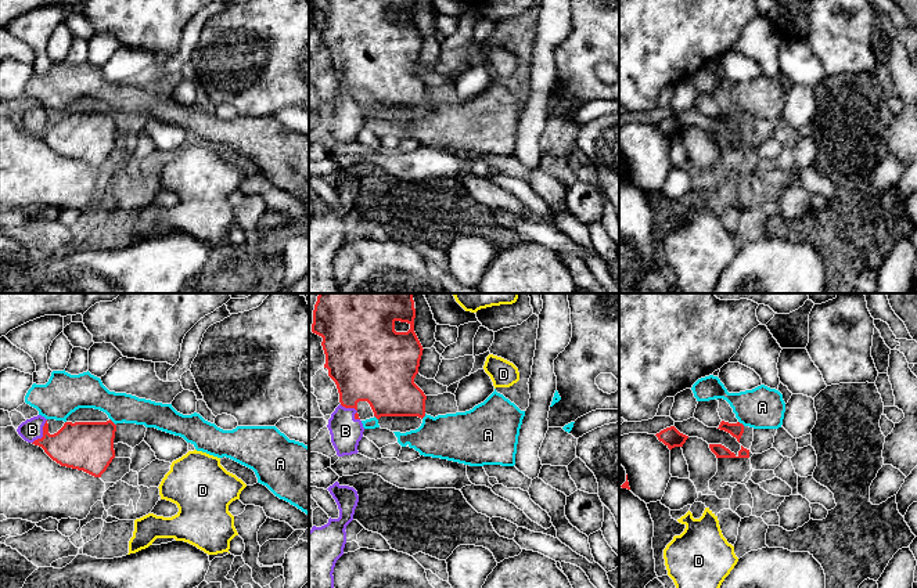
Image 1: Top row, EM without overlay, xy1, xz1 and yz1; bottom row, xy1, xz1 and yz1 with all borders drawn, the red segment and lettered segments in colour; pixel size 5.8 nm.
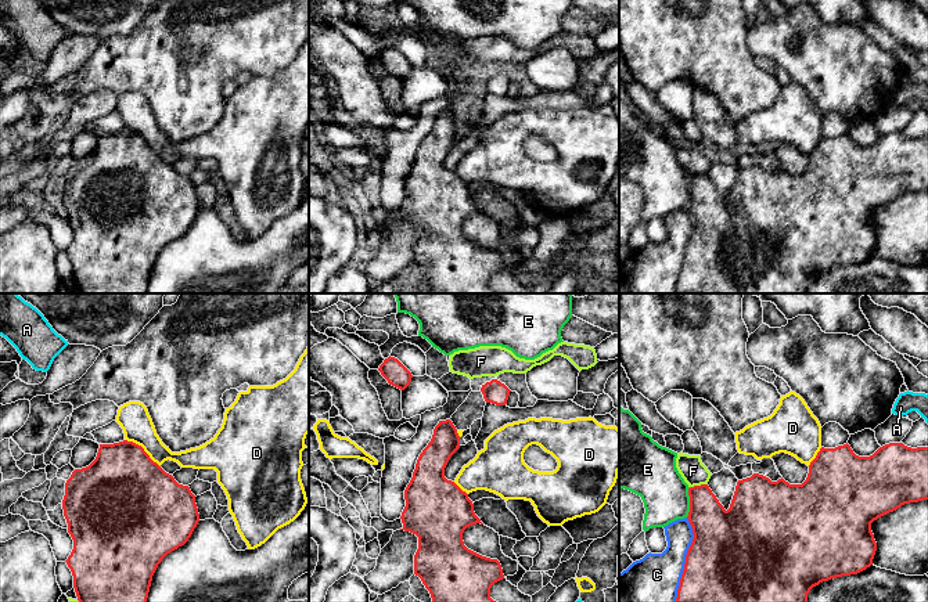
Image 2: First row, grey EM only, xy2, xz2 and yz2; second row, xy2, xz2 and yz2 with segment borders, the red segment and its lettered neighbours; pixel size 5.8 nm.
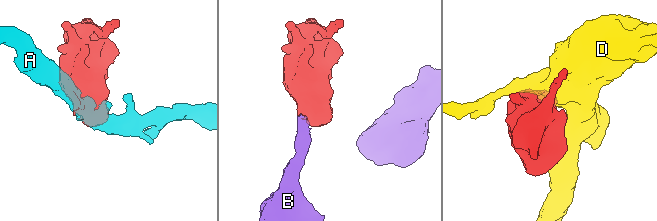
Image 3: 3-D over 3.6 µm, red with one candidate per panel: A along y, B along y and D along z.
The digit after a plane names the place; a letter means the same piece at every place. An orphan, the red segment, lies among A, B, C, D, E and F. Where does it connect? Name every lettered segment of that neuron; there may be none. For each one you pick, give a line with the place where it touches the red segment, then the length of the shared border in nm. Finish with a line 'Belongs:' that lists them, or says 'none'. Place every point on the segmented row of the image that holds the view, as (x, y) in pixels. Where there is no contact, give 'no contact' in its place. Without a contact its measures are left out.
B: contact xz1 (353, 407); length 150 nm
Belongs: B

